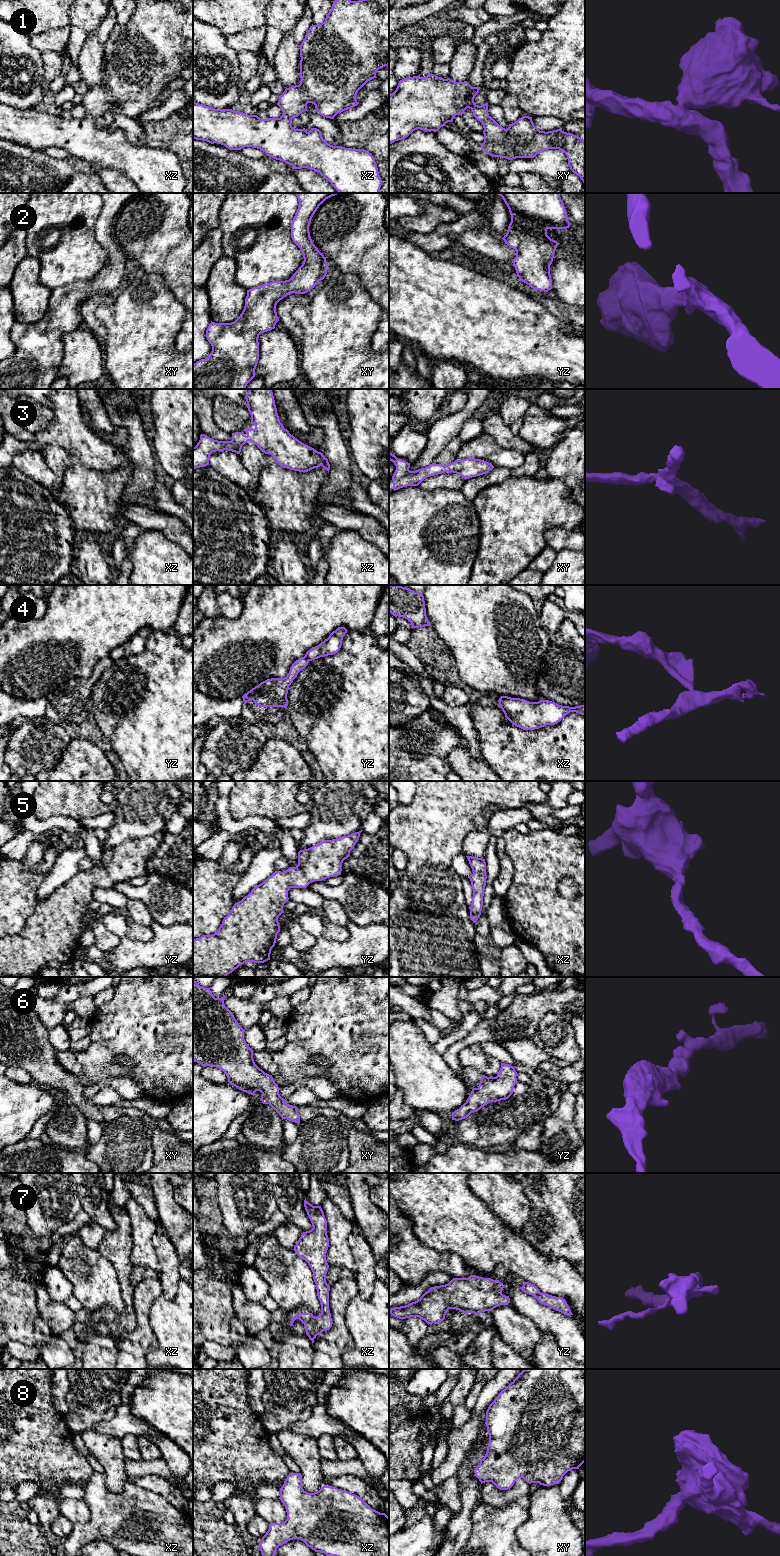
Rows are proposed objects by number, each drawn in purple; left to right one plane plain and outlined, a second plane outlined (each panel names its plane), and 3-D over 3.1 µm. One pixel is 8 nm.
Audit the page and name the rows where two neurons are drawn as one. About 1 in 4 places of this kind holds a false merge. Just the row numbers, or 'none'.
4

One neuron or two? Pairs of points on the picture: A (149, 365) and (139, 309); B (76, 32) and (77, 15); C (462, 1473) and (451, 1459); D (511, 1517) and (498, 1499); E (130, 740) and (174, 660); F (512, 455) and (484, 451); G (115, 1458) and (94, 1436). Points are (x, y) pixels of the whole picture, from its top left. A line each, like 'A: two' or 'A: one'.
A: one
B: two
C: two
D: two
E: one
F: one
G: one

